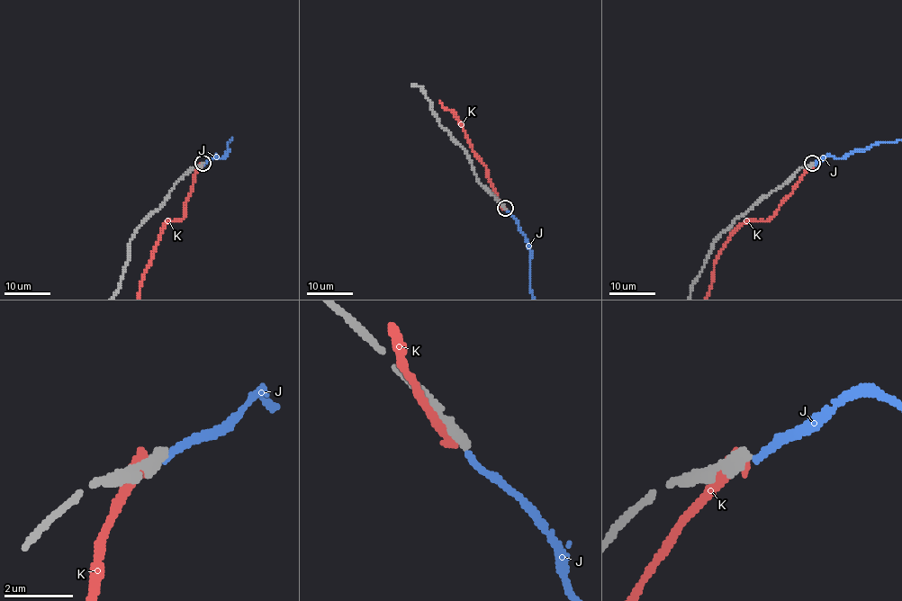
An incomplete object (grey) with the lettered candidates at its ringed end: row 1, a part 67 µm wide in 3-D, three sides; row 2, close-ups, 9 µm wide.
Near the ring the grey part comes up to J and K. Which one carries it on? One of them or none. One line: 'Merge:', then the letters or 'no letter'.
Merge: no letter

